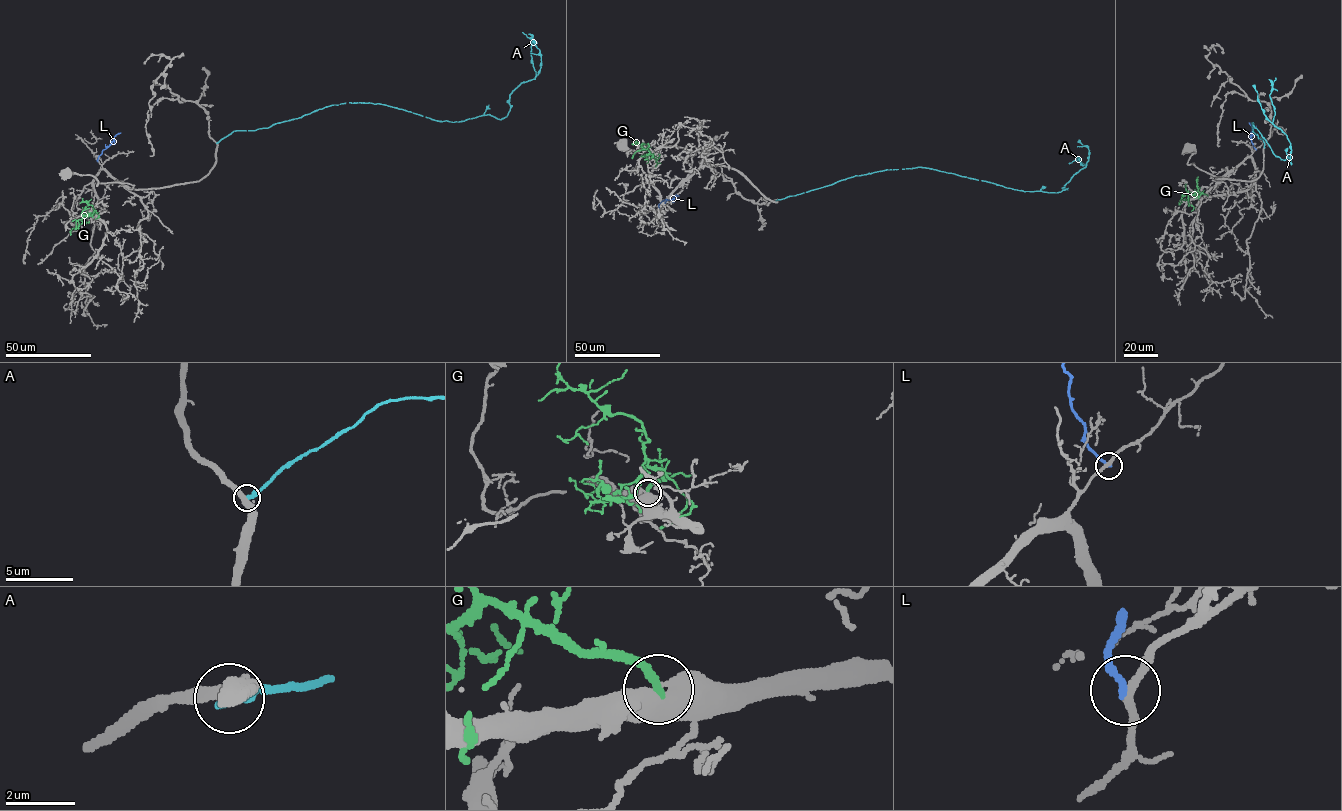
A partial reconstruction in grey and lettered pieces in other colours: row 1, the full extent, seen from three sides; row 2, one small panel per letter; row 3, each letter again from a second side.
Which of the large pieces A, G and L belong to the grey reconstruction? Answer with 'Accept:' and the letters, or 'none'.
Accept: none

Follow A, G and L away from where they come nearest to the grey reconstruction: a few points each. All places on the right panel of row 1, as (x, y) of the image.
A: (1264, 147), (1253, 122), (1273, 153), (1291, 164), (1290, 143), (1273, 123), (1276, 78)
G: (1208, 196), (1201, 192), (1188, 194), (1188, 202), (1194, 207), (1191, 211)
L: (1256, 149), (1251, 142), (1250, 123)

